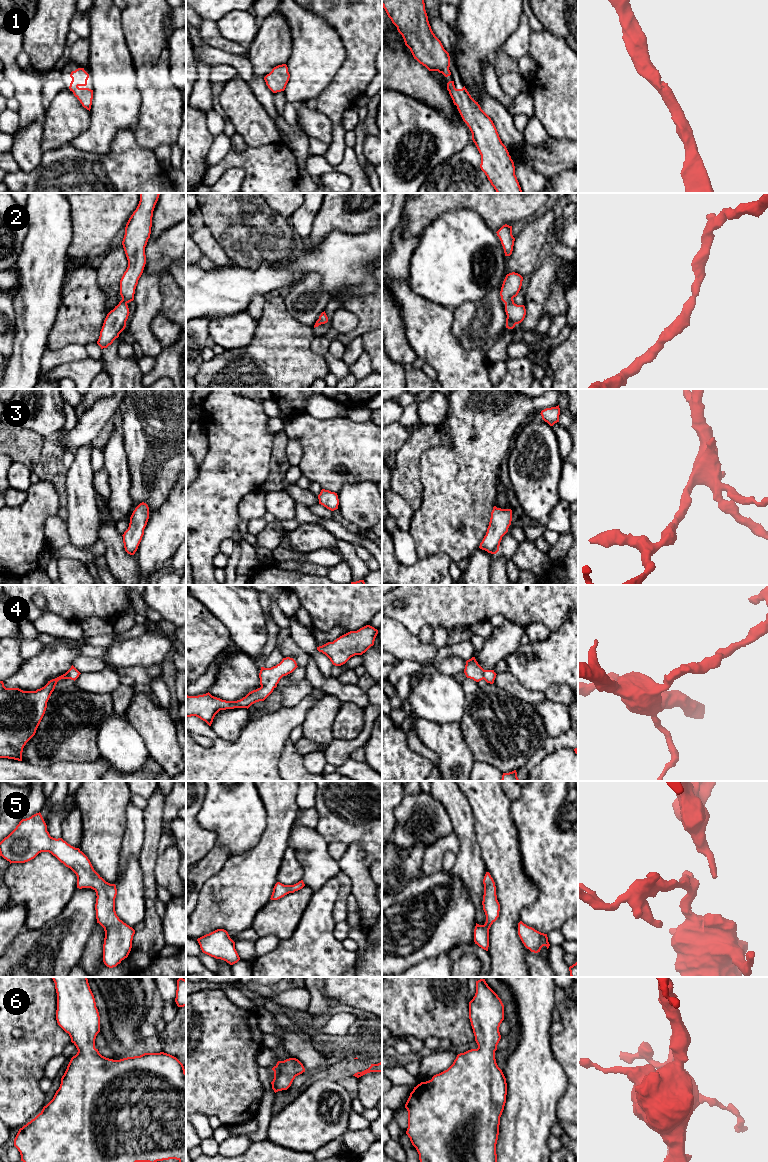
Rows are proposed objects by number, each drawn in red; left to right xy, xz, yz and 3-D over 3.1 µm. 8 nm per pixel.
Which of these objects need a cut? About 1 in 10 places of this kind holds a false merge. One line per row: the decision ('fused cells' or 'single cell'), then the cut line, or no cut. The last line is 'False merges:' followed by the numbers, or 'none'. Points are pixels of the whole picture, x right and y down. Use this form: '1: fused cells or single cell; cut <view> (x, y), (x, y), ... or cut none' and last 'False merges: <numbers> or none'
1: single cell; cut none
2: single cell; cut none
3: single cell; cut none
4: single cell; cut none
5: single cell; cut none
6: single cell; cut none
False merges: none

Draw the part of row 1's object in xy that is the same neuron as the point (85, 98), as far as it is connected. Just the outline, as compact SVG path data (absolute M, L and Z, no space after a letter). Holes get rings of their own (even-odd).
M78 68L70 74L72 81L69 89L74 96L80 101L82 106L90 111L93 99L93 90L86 88L89 74L84 68Z

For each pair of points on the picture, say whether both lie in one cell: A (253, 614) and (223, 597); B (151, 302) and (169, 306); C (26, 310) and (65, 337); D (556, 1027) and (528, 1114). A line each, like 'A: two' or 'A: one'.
A: one
B: two
C: two
D: two

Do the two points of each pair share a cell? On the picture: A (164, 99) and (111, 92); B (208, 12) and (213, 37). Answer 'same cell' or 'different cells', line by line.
A: different cells
B: different cells

